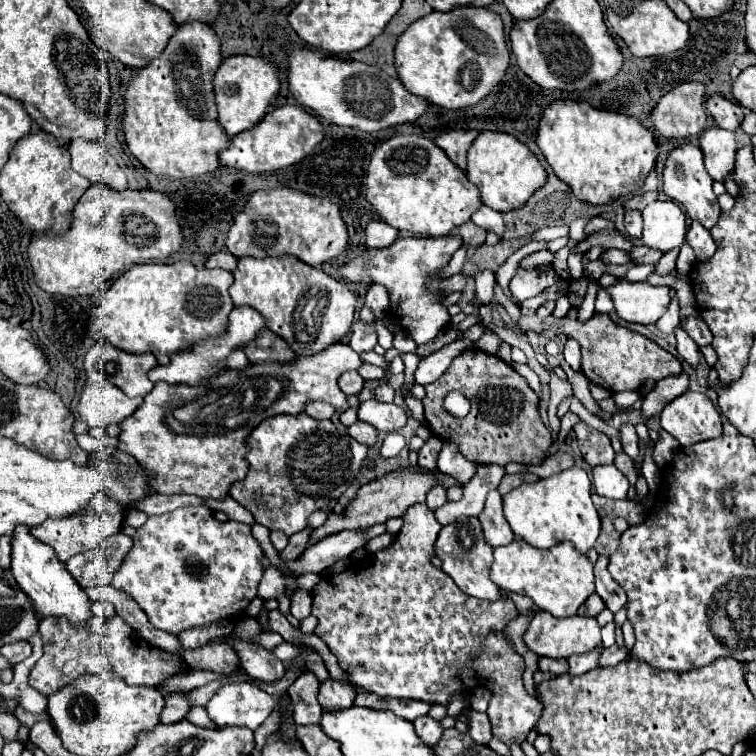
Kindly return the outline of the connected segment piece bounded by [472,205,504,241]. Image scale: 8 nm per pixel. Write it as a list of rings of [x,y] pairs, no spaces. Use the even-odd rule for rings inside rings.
[[[480,207],[474,215],[472,215],[472,221],[478,225],[478,227],[482,227],[484,231],[490,231],[490,233],[496,233],[498,237],[500,237],[500,241],[502,241],[502,237],[504,237],[504,221],[502,221],[502,215],[500,213],[496,213],[496,211],[492,211],[490,207]]]

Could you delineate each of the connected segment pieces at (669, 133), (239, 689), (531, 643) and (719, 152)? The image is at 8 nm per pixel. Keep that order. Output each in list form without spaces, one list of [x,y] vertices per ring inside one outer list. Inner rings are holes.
[[[682,83],[666,93],[656,109],[652,121],[662,137],[692,137],[706,129],[706,93],[702,83]]]
[[[250,683],[222,685],[206,705],[210,719],[218,727],[258,729],[274,711],[276,701]]]
[[[536,611],[534,619],[530,621],[526,633],[524,633],[526,647],[536,653],[538,657],[570,657],[574,653],[586,653],[592,651],[596,645],[600,645],[600,625],[594,617],[566,617],[558,619],[546,611]]]
[[[710,127],[700,137],[700,149],[704,153],[704,165],[714,181],[724,181],[728,173],[734,171],[734,159],[736,159],[736,141],[734,133]]]

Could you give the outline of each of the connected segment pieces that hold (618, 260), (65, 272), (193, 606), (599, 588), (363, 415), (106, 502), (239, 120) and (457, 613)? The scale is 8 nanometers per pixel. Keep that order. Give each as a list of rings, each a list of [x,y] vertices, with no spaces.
[[[606,249],[602,251],[600,259],[604,263],[612,263],[612,265],[628,265],[630,263],[630,257],[626,251],[620,251],[620,249]]]
[[[92,185],[76,203],[72,227],[64,235],[44,233],[34,237],[28,245],[28,261],[34,271],[34,281],[40,289],[54,295],[64,297],[78,297],[78,295],[94,295],[104,283],[112,281],[114,277],[122,275],[128,267],[136,263],[150,263],[150,261],[164,261],[172,253],[176,253],[182,245],[182,227],[176,219],[174,203],[156,191],[112,191],[104,185]]]
[[[204,505],[180,507],[158,517],[148,517],[148,521],[136,529],[132,537],[134,545],[110,585],[128,593],[144,609],[154,627],[178,635],[184,629],[208,625],[246,611],[264,575],[260,565],[264,557],[262,549],[270,555],[270,563],[282,563],[268,535],[270,531],[260,523],[252,525],[252,533],[250,525],[238,521],[222,523]]]
[[[600,555],[594,563],[594,581],[596,581],[596,593],[602,597],[606,609],[616,613],[626,605],[626,593],[624,589],[608,575],[608,557]]]
[[[376,399],[364,401],[358,407],[358,419],[374,425],[378,431],[398,431],[400,427],[406,425],[406,411],[396,407],[394,403],[382,403]]]
[[[98,491],[98,495],[94,495],[94,499],[90,501],[88,509],[84,509],[82,513],[70,515],[66,519],[46,519],[46,523],[42,523],[42,527],[32,527],[34,531],[30,531],[30,533],[36,539],[54,547],[60,561],[68,561],[72,555],[78,555],[86,549],[94,549],[106,537],[118,533],[124,523],[124,515],[126,515],[126,511],[120,503],[116,503],[114,499],[108,499],[106,491]]]
[[[232,55],[222,61],[220,69],[214,75],[214,93],[216,93],[220,125],[230,137],[234,137],[242,131],[252,129],[268,113],[270,103],[280,93],[280,73],[276,65],[272,61],[266,61],[264,57]]]
[[[418,503],[414,507],[410,507],[404,515],[404,527],[402,531],[398,533],[396,541],[384,549],[384,551],[378,551],[378,553],[368,553],[366,557],[362,557],[360,561],[354,561],[350,563],[342,573],[338,575],[328,575],[328,577],[322,577],[320,583],[312,589],[312,613],[318,617],[318,625],[314,629],[314,633],[330,647],[330,651],[336,655],[338,659],[338,665],[346,671],[348,675],[348,681],[354,683],[356,687],[360,687],[362,691],[372,691],[380,697],[396,697],[396,699],[418,699],[418,701],[424,701],[424,703],[440,703],[440,705],[448,705],[453,695],[457,693],[470,693],[477,685],[490,689],[492,693],[492,699],[490,699],[490,705],[488,705],[488,719],[490,719],[490,725],[492,725],[492,735],[502,739],[504,743],[508,741],[526,741],[526,735],[528,731],[532,731],[532,727],[536,725],[536,721],[540,719],[542,715],[542,703],[528,695],[528,691],[524,689],[522,685],[522,673],[524,673],[524,659],[522,655],[518,655],[510,643],[508,643],[508,637],[506,637],[506,623],[510,623],[518,611],[516,611],[516,605],[510,601],[510,599],[498,599],[498,601],[480,601],[476,597],[470,597],[466,593],[462,593],[458,589],[458,585],[436,565],[432,565],[432,555],[434,555],[434,543],[436,543],[436,537],[440,533],[442,525],[436,521],[434,517],[434,511],[430,511],[426,507],[426,503]]]

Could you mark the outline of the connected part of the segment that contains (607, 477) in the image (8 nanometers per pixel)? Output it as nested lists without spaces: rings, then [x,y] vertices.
[[[614,465],[594,467],[592,485],[600,497],[608,497],[608,499],[626,499],[626,493],[630,487],[628,479]]]

